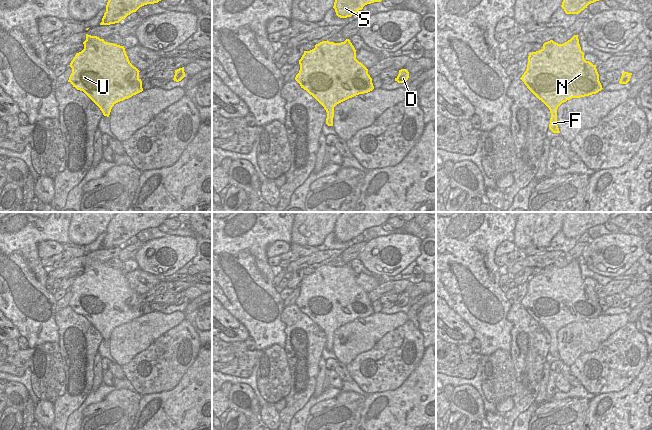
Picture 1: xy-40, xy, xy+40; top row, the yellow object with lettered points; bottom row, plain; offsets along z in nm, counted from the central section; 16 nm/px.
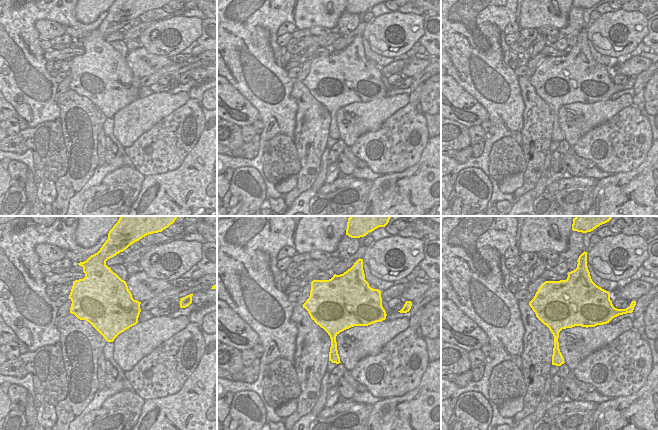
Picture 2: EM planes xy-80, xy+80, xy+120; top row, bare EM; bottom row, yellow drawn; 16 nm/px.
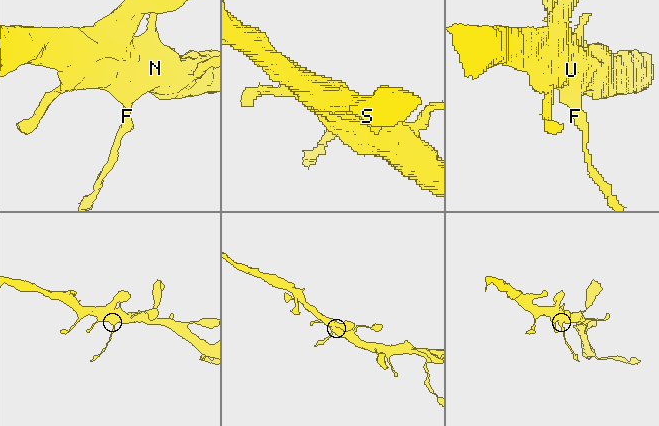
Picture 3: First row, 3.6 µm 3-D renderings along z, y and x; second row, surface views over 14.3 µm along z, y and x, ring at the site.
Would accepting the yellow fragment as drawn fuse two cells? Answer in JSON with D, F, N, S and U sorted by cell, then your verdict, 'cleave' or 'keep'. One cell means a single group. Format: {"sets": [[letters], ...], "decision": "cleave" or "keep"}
{"sets": [["D", "N", "S", "U"], ["F"]], "decision": "cleave"}

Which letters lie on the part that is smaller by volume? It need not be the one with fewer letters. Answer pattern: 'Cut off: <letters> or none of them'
Cut off: F

